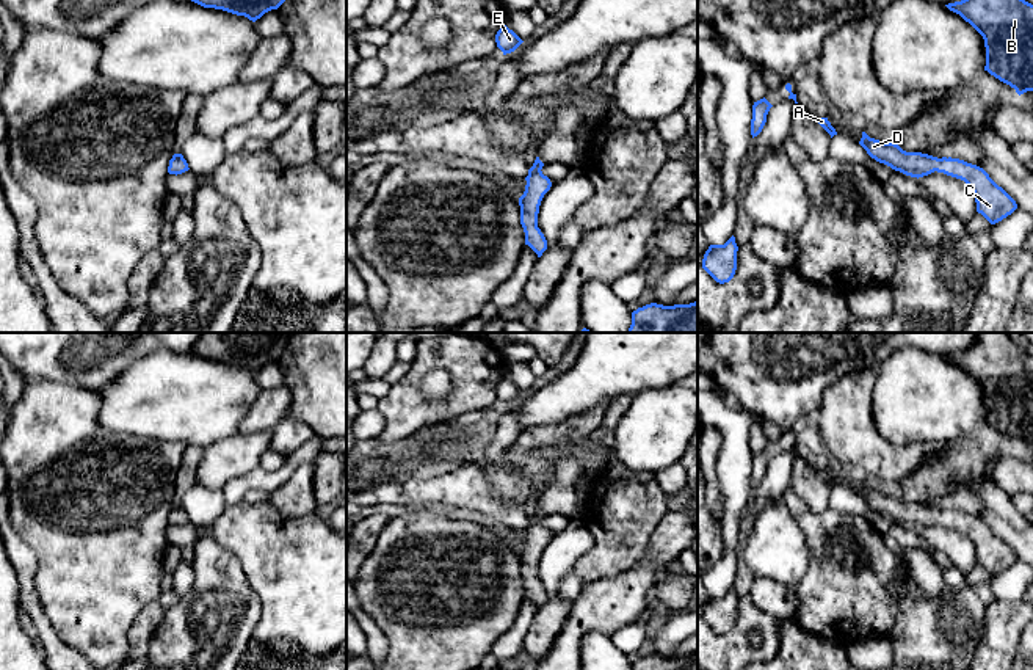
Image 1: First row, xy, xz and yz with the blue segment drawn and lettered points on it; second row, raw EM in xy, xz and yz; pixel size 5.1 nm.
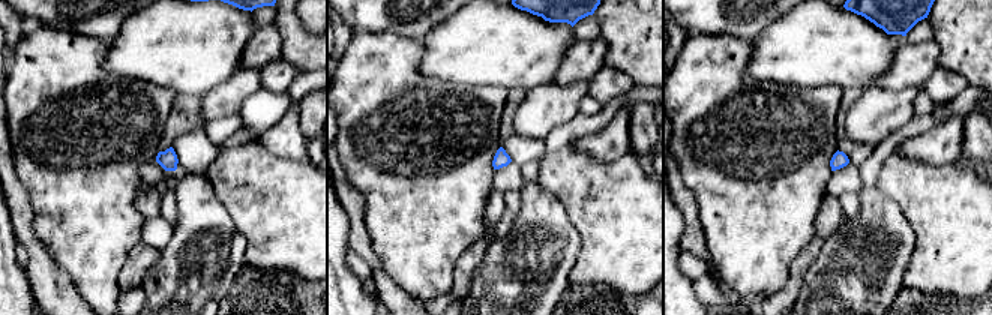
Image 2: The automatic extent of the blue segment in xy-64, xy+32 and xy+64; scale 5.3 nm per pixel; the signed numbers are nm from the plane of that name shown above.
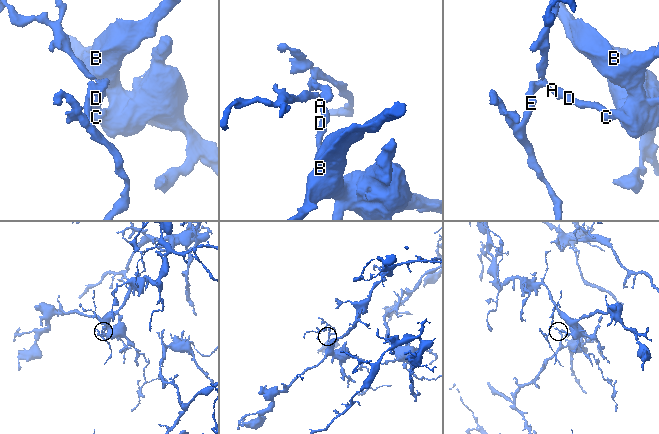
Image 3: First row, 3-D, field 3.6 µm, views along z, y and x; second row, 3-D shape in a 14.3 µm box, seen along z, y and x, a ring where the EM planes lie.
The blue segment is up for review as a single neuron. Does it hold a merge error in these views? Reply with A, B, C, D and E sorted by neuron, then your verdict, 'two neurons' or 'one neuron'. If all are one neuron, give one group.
groups A B C D E; one neuron

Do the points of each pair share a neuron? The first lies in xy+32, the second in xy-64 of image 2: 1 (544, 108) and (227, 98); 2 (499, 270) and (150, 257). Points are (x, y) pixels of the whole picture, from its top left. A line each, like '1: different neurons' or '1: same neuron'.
1: same neuron
2: different neurons

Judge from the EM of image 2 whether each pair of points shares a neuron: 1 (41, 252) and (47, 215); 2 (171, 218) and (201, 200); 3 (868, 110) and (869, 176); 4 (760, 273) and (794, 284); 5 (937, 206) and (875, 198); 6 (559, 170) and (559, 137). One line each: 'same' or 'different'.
1: different
2: different
3: different
4: different
5: different
6: different

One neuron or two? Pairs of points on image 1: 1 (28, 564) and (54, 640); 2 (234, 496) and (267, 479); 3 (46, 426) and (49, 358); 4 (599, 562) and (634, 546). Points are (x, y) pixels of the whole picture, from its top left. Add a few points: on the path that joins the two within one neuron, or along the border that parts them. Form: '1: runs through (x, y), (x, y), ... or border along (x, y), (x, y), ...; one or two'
1: runs through (27, 582), (28, 600), (41, 622); one
2: runs through (242, 488), (251, 480), (259, 480); one
3: border along (27, 380), (57, 380), (83, 389); two
4: runs through (607, 557), (618, 546), (626, 546); one

